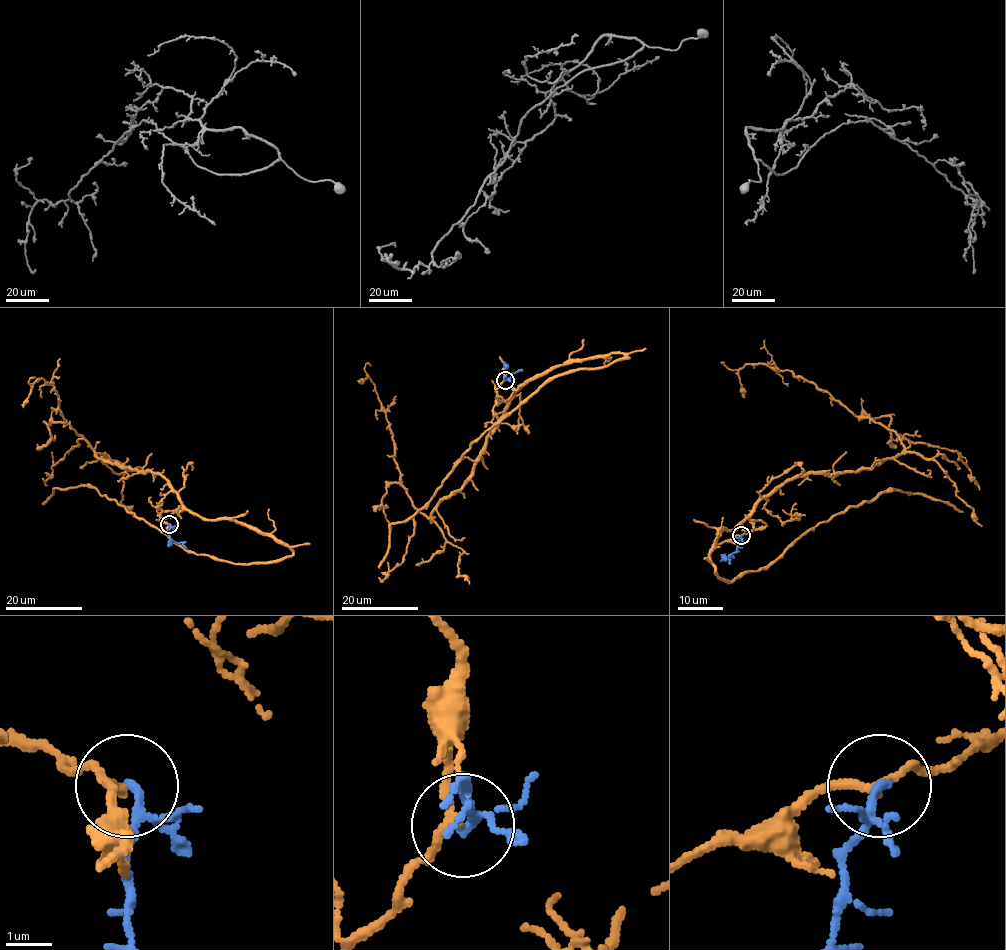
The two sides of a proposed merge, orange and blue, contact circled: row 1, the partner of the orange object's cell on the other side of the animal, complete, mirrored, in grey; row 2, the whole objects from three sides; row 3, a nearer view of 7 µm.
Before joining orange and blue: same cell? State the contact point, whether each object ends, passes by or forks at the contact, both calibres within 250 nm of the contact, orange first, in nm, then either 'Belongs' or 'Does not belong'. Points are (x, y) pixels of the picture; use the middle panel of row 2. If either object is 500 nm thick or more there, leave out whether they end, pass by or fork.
Place: (505, 380). At the ring orange passes by. At the ring blue forks. Thickness 180 nm (orange) against 120 nm. Does not belong

